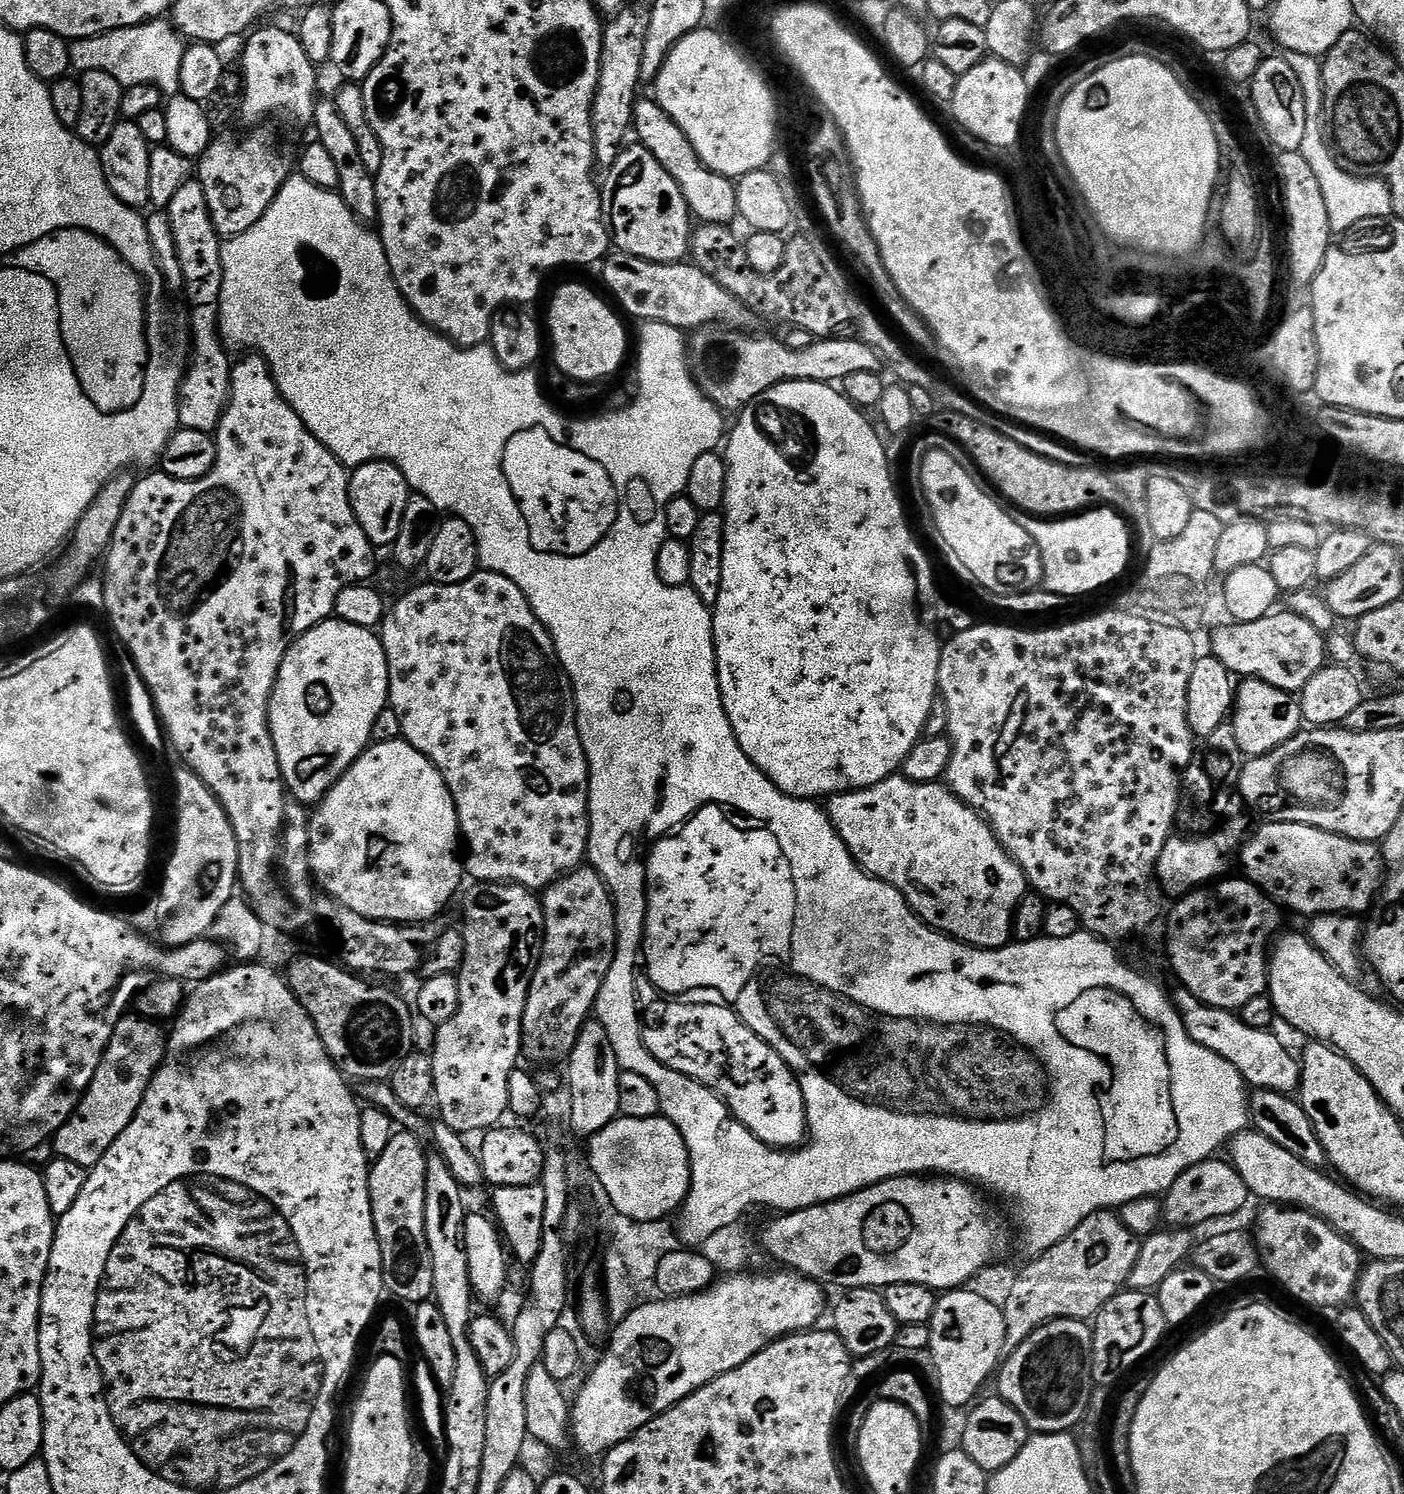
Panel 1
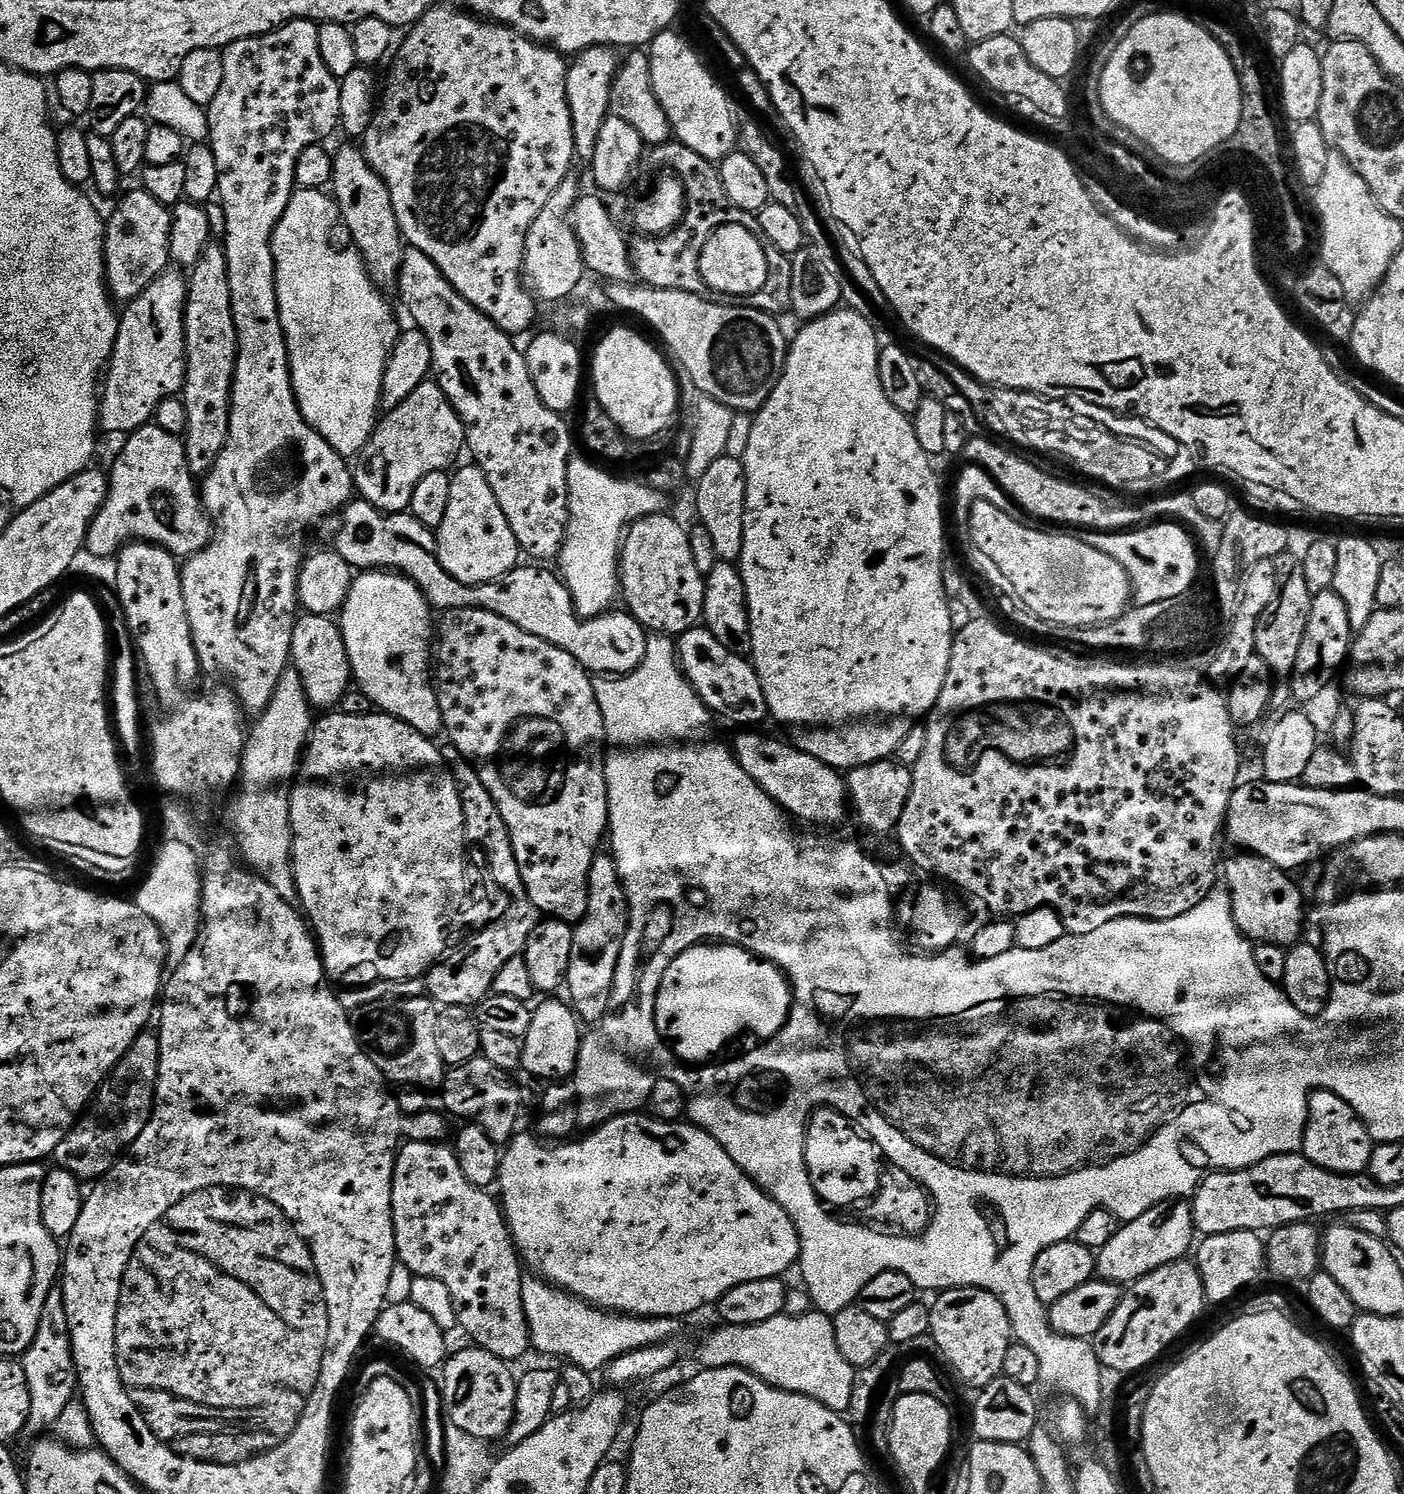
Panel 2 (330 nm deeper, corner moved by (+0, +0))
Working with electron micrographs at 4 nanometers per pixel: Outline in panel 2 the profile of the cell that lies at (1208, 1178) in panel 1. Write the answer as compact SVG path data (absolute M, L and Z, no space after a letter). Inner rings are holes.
M1173 1198L1155 1204L1146 1210L1146 1214L1121 1223L1118 1234L1114 1234L1114 1238L1110 1238L1110 1242L1099 1249L1096 1258L1099 1279L1111 1280L1113 1284L1121 1286L1131 1285L1146 1274L1158 1270L1158 1266L1185 1259L1193 1251L1192 1236L1196 1235L1191 1203Z

